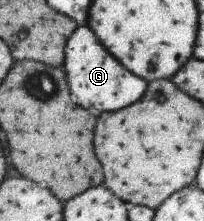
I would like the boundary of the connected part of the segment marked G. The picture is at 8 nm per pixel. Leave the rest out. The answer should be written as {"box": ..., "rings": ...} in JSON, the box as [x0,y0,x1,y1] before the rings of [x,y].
{"box":[63,26,145,112],"rings":[[[78,26],[65,41],[63,47],[63,68],[68,92],[75,96],[75,104],[83,108],[95,108],[99,112],[113,112],[123,106],[129,106],[139,100],[145,92],[145,82],[121,66],[95,38],[93,31]]]}

